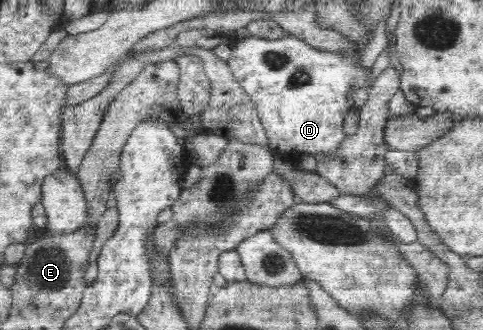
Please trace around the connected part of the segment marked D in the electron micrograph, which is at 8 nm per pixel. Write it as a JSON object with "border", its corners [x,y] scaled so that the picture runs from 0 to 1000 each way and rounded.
{"border":[[[596,103],[582,118],[536,118],[520,109],[478,133],[480,161],[468,188],[491,252],[528,315],[545,391],[557,418],[559,458],[582,467],[590,467],[590,458],[625,458],[625,467],[652,470],[660,461],[692,467],[692,458],[702,452],[704,433],[716,418],[714,397],[708,394],[710,364],[716,339],[731,327],[723,318],[725,270],[747,267],[762,276],[772,252],[768,209],[756,215],[741,182],[741,158],[756,145],[756,130],[731,130],[731,142],[739,158],[735,173],[716,161],[660,155],[625,118]]]}

